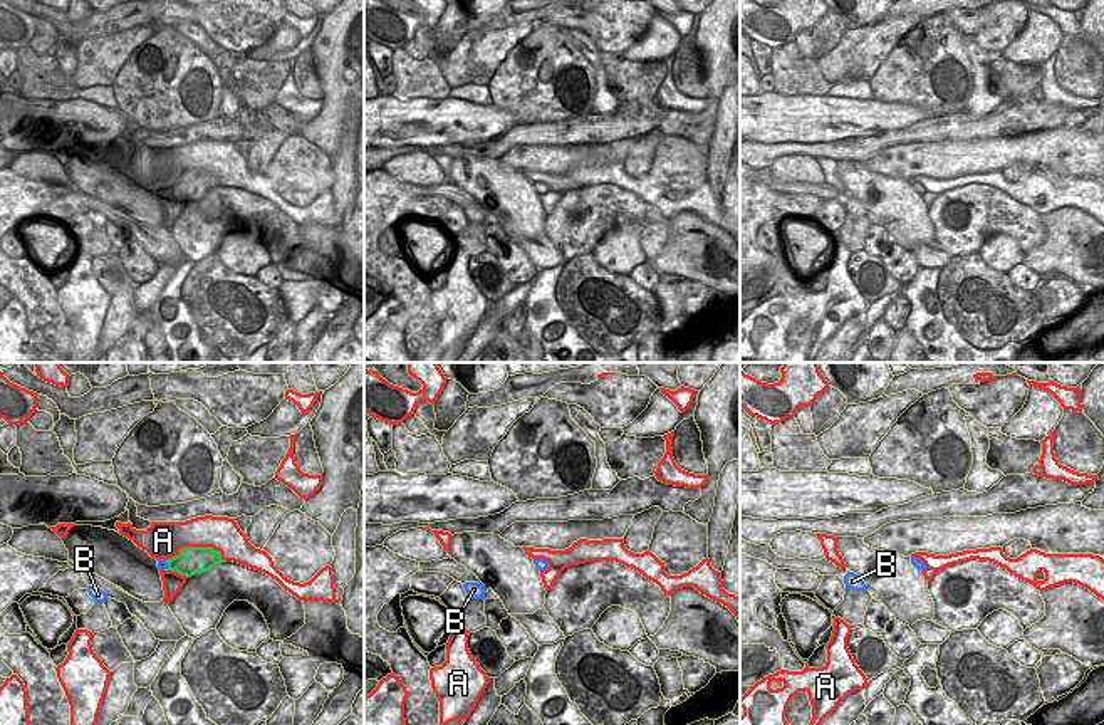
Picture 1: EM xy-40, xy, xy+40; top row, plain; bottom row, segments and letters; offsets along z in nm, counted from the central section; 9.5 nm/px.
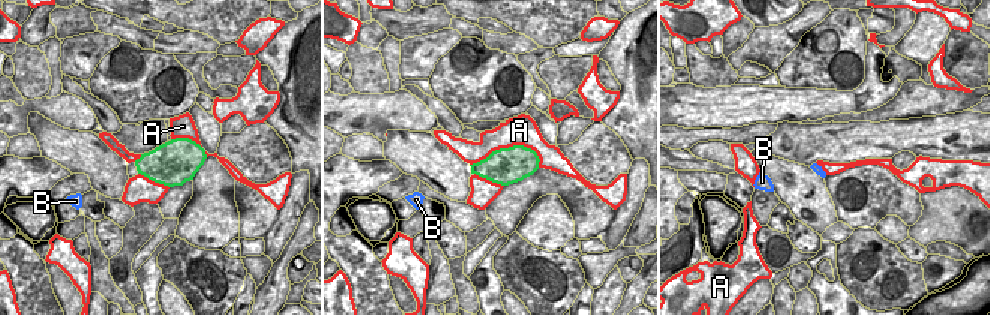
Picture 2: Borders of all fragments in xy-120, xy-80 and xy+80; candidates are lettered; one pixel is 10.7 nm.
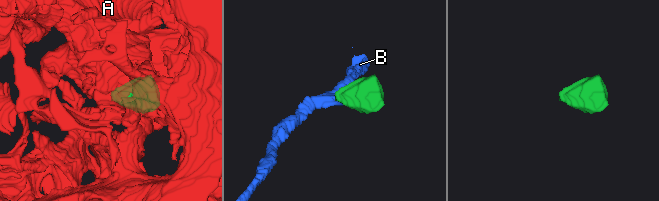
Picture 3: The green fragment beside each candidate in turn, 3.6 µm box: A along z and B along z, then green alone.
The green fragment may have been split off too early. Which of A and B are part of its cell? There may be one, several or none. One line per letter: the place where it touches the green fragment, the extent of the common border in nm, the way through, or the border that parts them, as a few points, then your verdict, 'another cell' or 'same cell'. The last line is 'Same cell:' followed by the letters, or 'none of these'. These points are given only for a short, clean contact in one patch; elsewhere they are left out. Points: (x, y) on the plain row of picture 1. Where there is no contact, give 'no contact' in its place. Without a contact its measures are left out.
A: xy-40 (197, 172) | 600 nm | another cell
B: xy-40 (168, 190) | 100 nm | across xy-40 (192, 185), (168, 190), (161, 188) | same cell
Same cell: B

